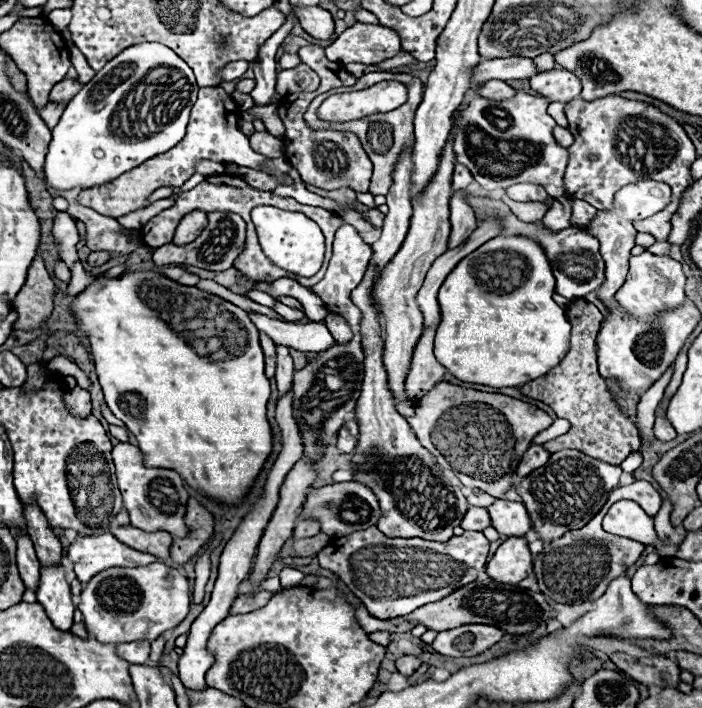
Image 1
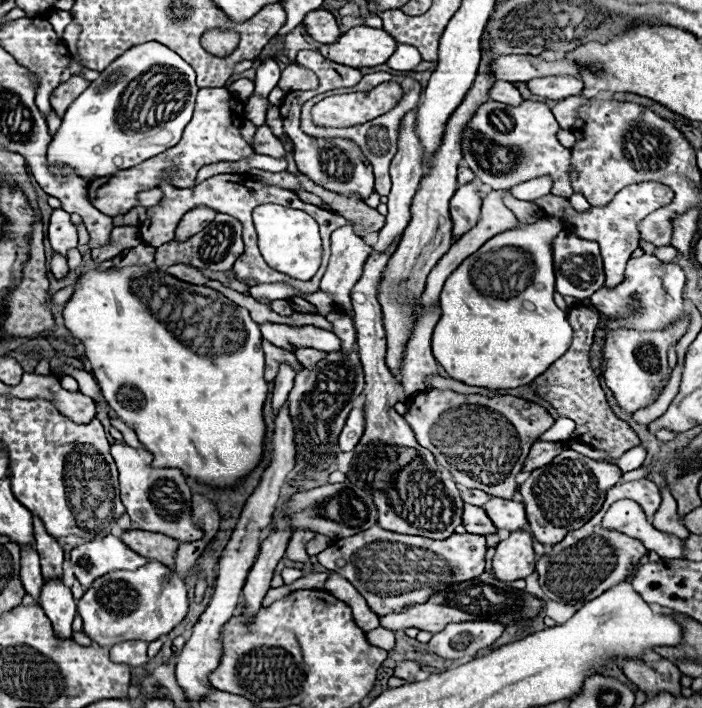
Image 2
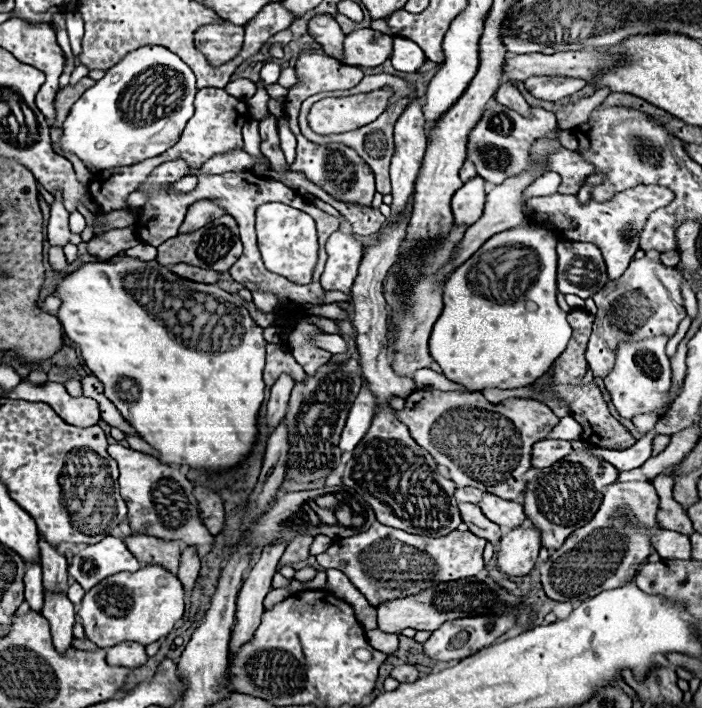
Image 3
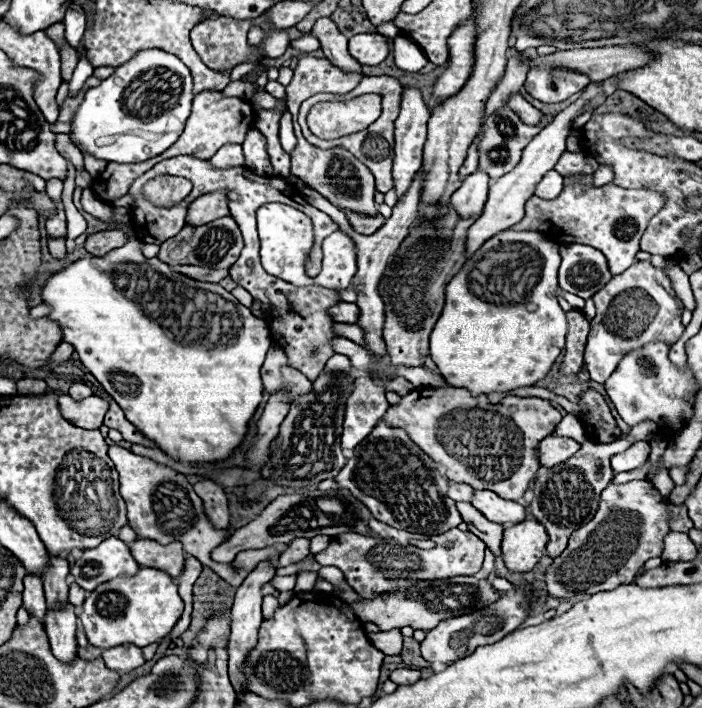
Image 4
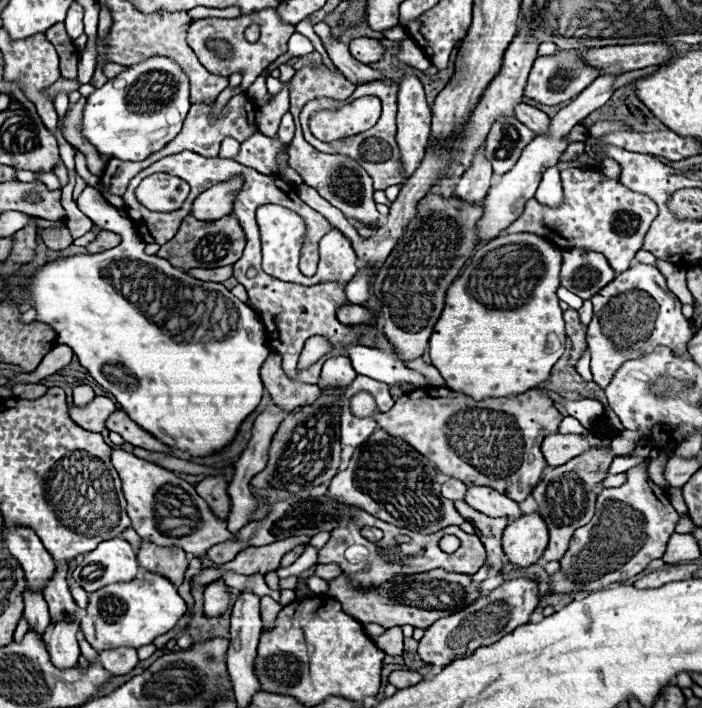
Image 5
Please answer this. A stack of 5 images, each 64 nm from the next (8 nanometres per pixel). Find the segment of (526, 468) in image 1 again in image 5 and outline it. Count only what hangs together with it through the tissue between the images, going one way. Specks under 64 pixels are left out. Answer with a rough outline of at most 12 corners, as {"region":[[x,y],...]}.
{"region":[[550,434],[542,442],[548,466],[560,466],[610,438]]}

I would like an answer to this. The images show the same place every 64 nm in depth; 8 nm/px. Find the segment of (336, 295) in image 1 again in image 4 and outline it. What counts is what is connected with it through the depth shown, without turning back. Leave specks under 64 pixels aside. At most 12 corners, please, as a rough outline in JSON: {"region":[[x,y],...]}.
{"region":[[336,230],[324,240],[312,284],[346,290],[356,274],[356,244]]}

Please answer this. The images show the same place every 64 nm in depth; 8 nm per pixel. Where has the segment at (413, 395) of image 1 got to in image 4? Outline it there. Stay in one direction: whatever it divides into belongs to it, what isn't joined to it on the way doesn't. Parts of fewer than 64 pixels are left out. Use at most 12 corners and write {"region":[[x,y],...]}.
{"region":[[472,222],[412,226],[378,292],[392,366],[424,366]]}

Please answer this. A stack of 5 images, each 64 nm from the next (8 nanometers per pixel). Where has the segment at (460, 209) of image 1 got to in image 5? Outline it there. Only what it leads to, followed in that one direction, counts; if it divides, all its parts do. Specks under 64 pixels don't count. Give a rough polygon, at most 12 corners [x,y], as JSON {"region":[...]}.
{"region":[[484,146],[472,168],[458,180],[454,194],[466,204],[482,206],[492,180]]}

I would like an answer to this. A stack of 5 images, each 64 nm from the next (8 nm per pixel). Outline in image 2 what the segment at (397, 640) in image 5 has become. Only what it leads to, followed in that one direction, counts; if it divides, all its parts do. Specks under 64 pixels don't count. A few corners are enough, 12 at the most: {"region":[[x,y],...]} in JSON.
{"region":[[376,628],[368,642],[384,650],[394,648],[394,632]]}

